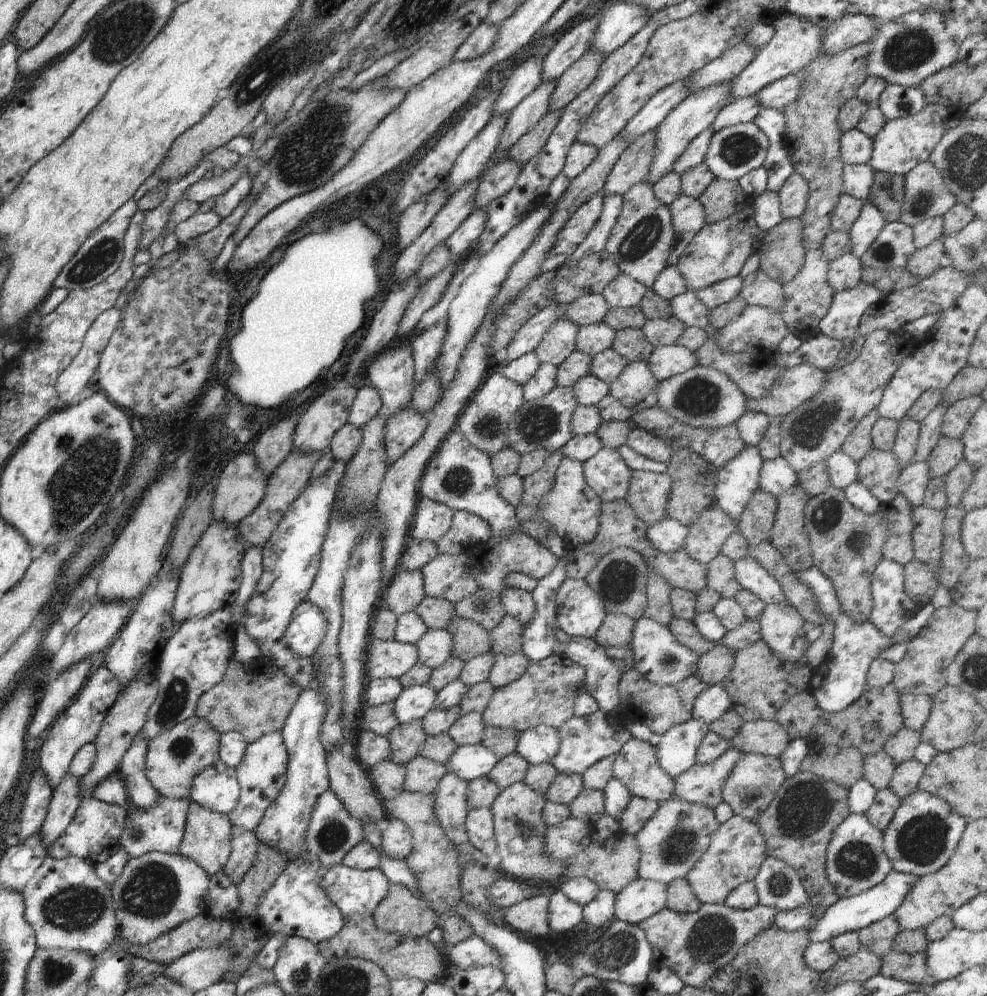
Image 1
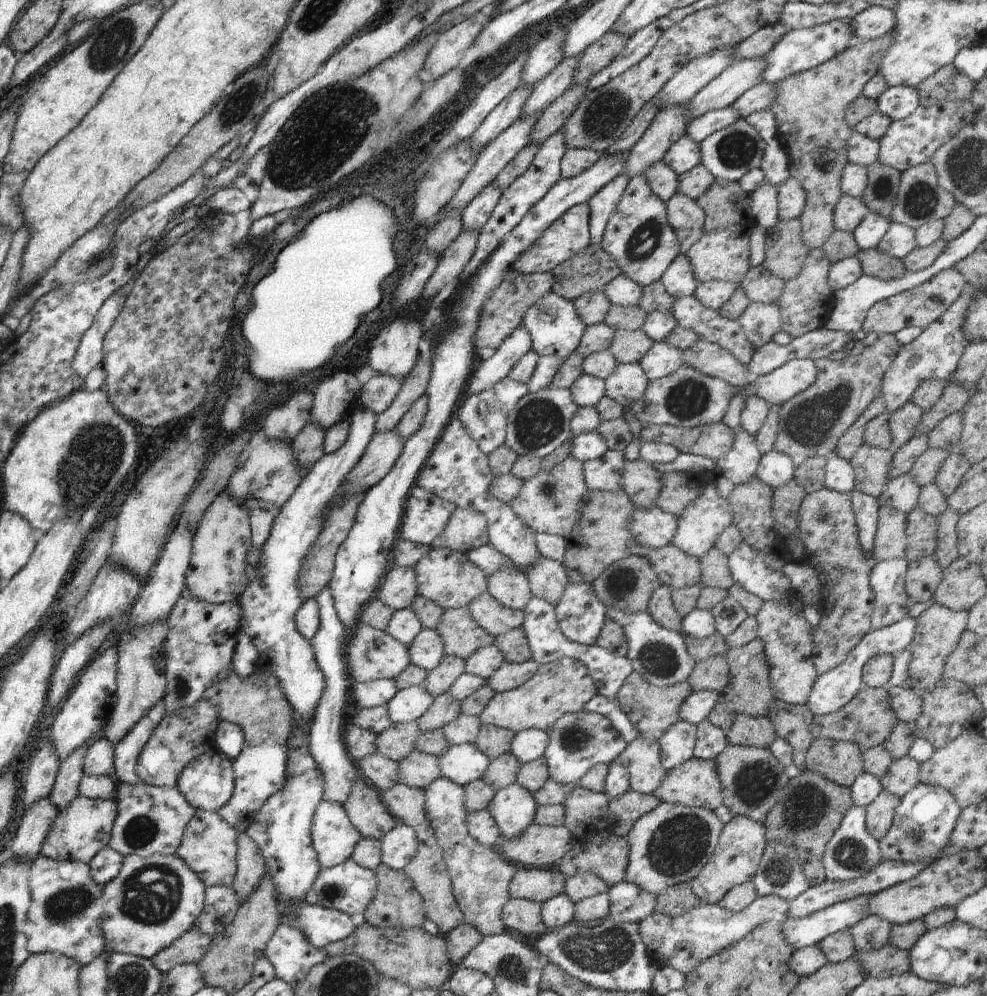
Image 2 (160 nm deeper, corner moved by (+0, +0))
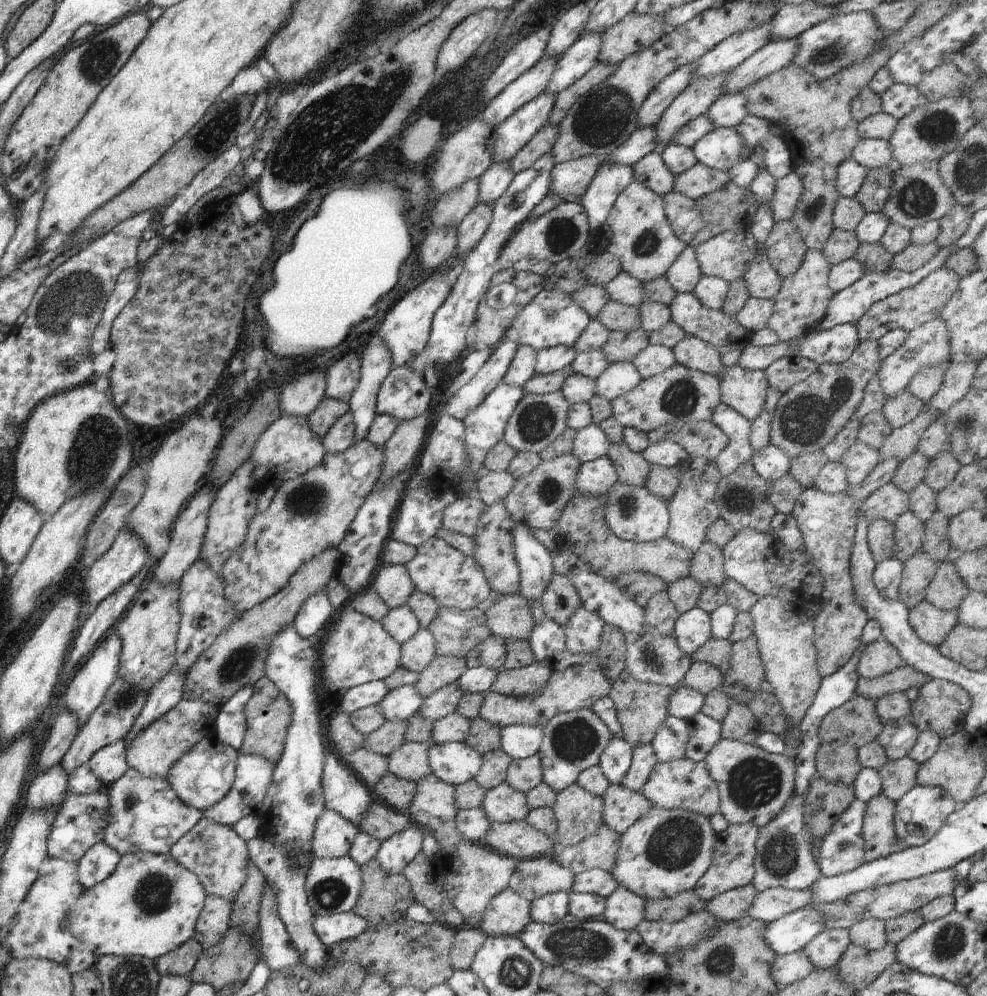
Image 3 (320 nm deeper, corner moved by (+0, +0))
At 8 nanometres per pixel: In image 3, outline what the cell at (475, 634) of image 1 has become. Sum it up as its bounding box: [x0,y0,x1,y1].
[426,607,491,657]

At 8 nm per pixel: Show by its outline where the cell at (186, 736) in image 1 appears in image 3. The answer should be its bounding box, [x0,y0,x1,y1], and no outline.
[124,698,219,778]

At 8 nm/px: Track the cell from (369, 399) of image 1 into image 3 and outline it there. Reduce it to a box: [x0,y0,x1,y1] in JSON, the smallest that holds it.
[377,367,430,423]

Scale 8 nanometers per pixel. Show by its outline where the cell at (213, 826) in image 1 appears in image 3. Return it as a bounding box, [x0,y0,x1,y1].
[169,816,249,903]

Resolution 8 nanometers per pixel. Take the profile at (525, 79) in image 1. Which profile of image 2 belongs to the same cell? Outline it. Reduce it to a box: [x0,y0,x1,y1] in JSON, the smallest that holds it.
[521,30,566,85]

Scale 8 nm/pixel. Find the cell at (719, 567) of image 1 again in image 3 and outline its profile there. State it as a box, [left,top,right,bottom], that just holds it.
[689,540,727,587]

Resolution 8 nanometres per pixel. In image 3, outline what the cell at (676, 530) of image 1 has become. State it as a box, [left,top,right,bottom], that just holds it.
[603,480,669,543]

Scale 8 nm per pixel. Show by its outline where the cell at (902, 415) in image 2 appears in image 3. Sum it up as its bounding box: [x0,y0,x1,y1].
[880,388,926,429]

